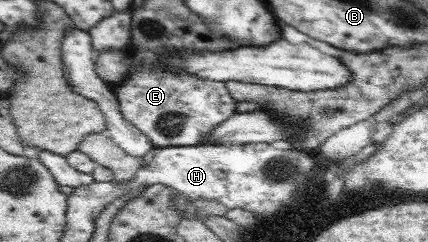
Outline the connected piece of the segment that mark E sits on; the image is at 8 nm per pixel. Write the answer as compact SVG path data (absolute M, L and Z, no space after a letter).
M143 67L143 71L131 75L131 79L124 80L123 84L120 84L118 89L114 92L119 108L121 109L121 115L129 122L132 123L141 133L144 133L153 142L153 145L157 149L161 147L187 147L195 146L204 143L206 138L211 135L211 131L221 125L224 120L229 119L231 116L238 113L238 103L232 98L231 93L226 89L224 82L211 81L209 78L196 78L196 75L181 74L176 75L175 71L160 71L159 67L155 67L155 71L152 71L152 67Z

